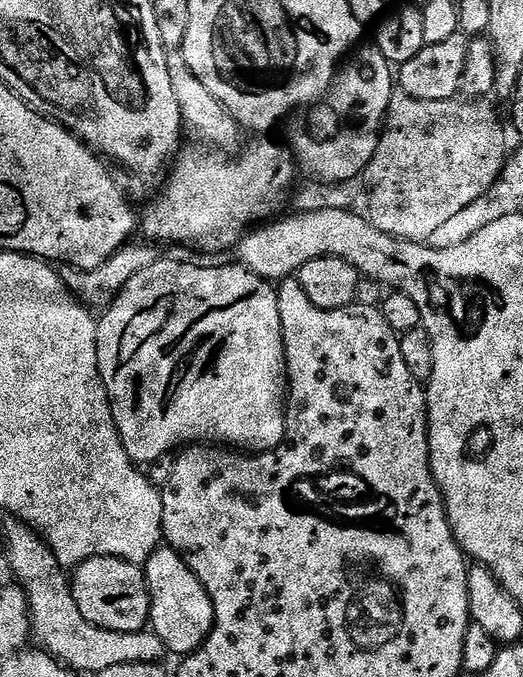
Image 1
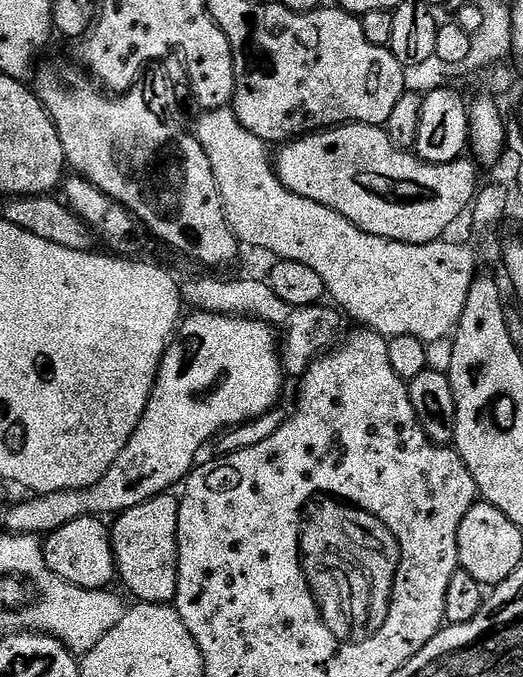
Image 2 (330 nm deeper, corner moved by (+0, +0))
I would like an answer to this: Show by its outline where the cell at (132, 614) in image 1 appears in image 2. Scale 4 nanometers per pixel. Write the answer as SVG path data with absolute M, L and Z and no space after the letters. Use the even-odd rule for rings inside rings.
M83 516L72 520L66 526L47 533L42 543L48 569L74 586L104 590L111 585L108 584L111 580L117 579L116 555L112 552L110 528L103 519Z

